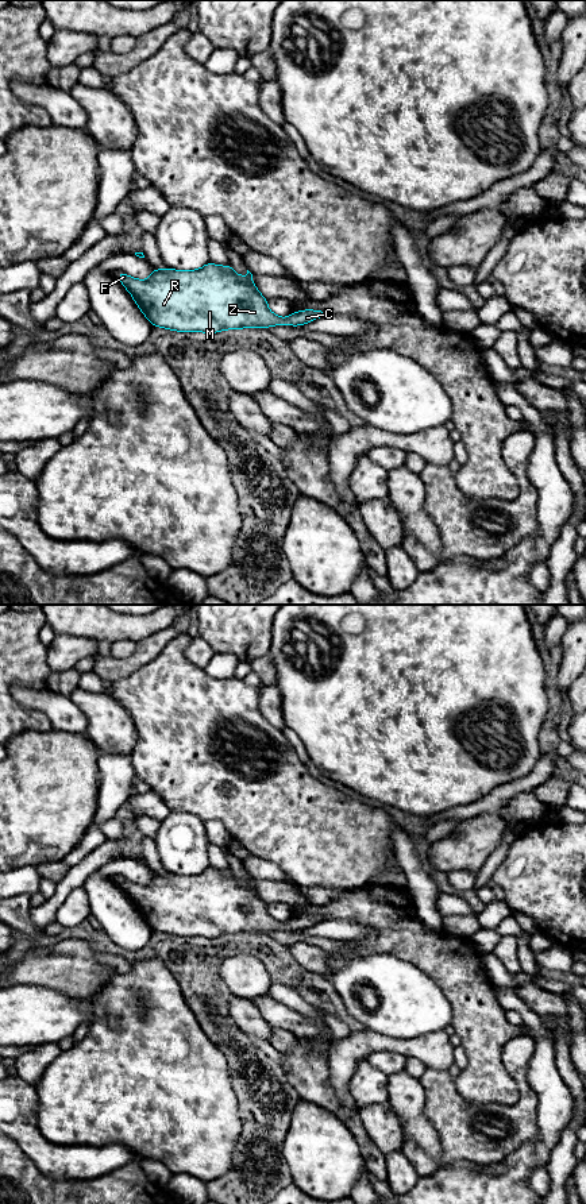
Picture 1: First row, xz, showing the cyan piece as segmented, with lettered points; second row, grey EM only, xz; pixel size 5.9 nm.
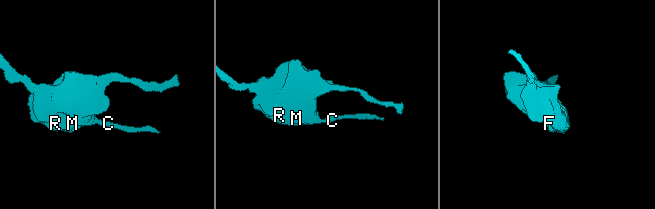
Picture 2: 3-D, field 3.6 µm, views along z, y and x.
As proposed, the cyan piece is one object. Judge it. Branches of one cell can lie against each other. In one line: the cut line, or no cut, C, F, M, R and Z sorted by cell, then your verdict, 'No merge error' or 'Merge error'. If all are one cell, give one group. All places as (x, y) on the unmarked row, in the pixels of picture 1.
No split. Groups: C F M R Z. No merge error

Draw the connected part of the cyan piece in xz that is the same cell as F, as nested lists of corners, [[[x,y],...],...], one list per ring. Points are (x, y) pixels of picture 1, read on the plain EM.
[[[211,865],[200,875],[190,876],[171,875],[169,872],[163,875],[153,873],[149,885],[132,883],[123,876],[116,876],[116,883],[134,902],[135,908],[153,931],[170,935],[216,938],[223,934],[254,931],[298,931],[327,919],[317,914],[308,914],[296,915],[289,922],[275,921],[267,912],[267,903],[257,895],[252,879],[248,875],[246,881],[240,883],[231,869],[220,872]]]

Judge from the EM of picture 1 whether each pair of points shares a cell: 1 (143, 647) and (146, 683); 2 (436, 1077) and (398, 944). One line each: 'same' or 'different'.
1: different
2: different

